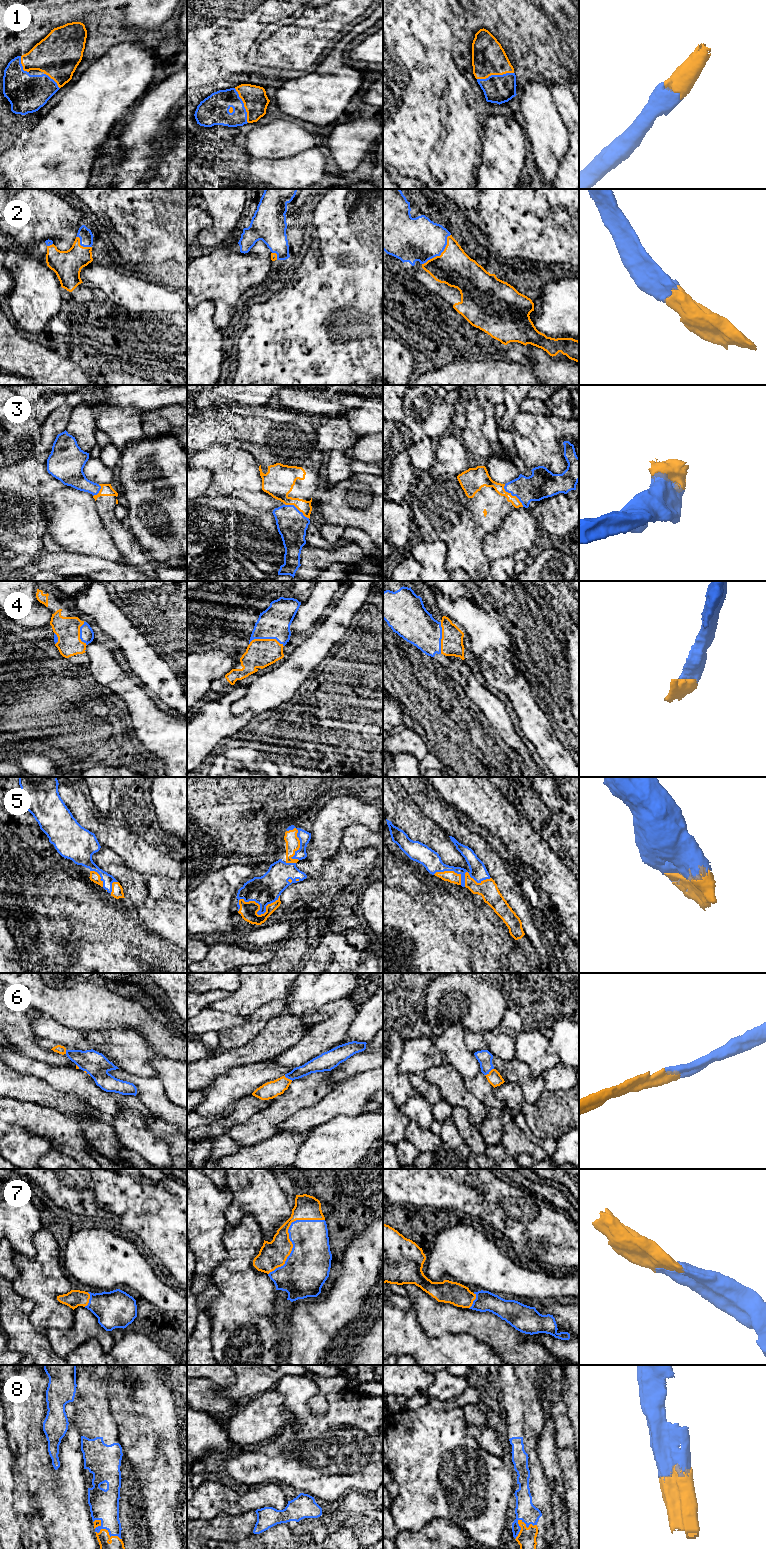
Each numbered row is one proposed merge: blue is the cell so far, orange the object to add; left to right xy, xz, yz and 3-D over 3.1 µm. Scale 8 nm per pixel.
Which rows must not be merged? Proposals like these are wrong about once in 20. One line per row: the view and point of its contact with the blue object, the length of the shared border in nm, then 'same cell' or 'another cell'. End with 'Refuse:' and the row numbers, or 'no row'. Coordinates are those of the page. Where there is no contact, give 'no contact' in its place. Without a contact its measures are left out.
1: contact yz (495, 75); length 300 nm; same cell
2: contact yz (441, 252); length 340 nm; same cell
3: contact yz (512, 495); length 240 nm; same cell
4: contact xz (266, 638); length 280 nm; same cell
5: contact xz (260, 907); length 360 nm; same cell
6: contact yz (489, 1071); length 90 nm; same cell
7: contact xz (289, 1235); length 650 nm; same cell
8: contact yz (517, 1521); length 220 nm; same cell
Refuse: no row

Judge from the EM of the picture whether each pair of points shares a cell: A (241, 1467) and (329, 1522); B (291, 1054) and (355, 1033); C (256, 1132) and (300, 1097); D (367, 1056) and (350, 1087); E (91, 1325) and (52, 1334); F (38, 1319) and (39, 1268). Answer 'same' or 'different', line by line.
A: different
B: different
C: same
D: different
E: same
F: same

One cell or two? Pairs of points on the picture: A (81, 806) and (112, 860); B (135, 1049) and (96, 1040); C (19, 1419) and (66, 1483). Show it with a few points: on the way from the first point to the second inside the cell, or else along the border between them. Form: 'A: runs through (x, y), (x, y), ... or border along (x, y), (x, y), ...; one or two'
A: border along (101, 846), (112, 849), (123, 861); two
B: runs through (125, 1049), (106, 1041); one
C: runs through (29, 1437), (31, 1454), (49, 1474); one

